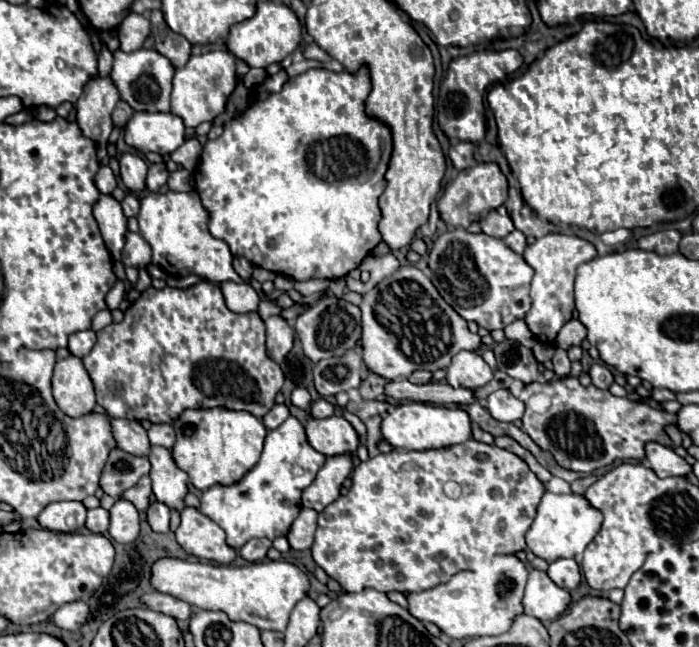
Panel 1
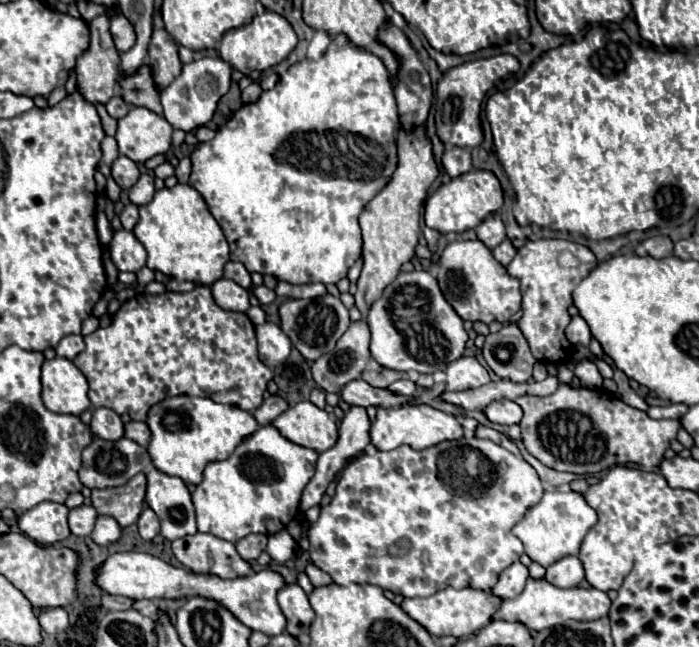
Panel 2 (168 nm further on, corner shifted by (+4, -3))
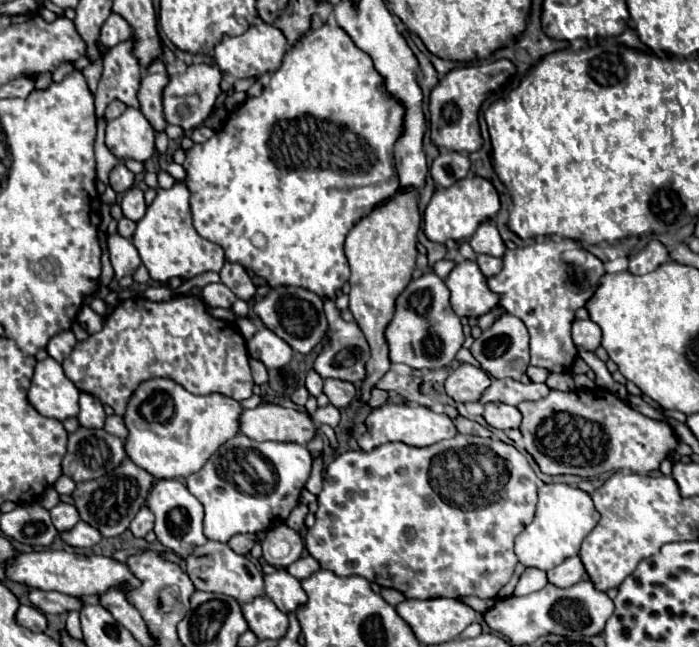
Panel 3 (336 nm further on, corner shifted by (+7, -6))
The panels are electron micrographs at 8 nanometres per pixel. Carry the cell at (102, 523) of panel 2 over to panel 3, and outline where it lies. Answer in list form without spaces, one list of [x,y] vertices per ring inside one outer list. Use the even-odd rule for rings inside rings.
[[[79,521],[73,529],[63,531],[63,533],[59,533],[59,535],[61,535],[61,539],[63,539],[67,545],[79,547],[79,549],[93,547],[93,545],[97,545],[97,543],[101,541],[101,533],[99,533],[95,527],[87,525],[85,521]]]

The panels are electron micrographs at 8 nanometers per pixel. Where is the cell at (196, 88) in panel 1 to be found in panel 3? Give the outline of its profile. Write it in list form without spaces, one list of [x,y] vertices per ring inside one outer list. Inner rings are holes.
[[[191,65],[187,67],[185,73],[175,75],[173,79],[169,79],[167,87],[163,89],[163,113],[165,113],[165,121],[187,129],[195,129],[199,127],[207,115],[211,113],[217,97],[221,95],[219,89],[221,83],[221,71],[215,65]]]

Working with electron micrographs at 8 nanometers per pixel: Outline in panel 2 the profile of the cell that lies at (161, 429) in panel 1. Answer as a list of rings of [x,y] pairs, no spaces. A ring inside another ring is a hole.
[[[128,422],[124,424],[126,430],[126,438],[138,442],[140,446],[146,446],[146,442],[150,442],[150,428],[146,426],[146,422]]]

